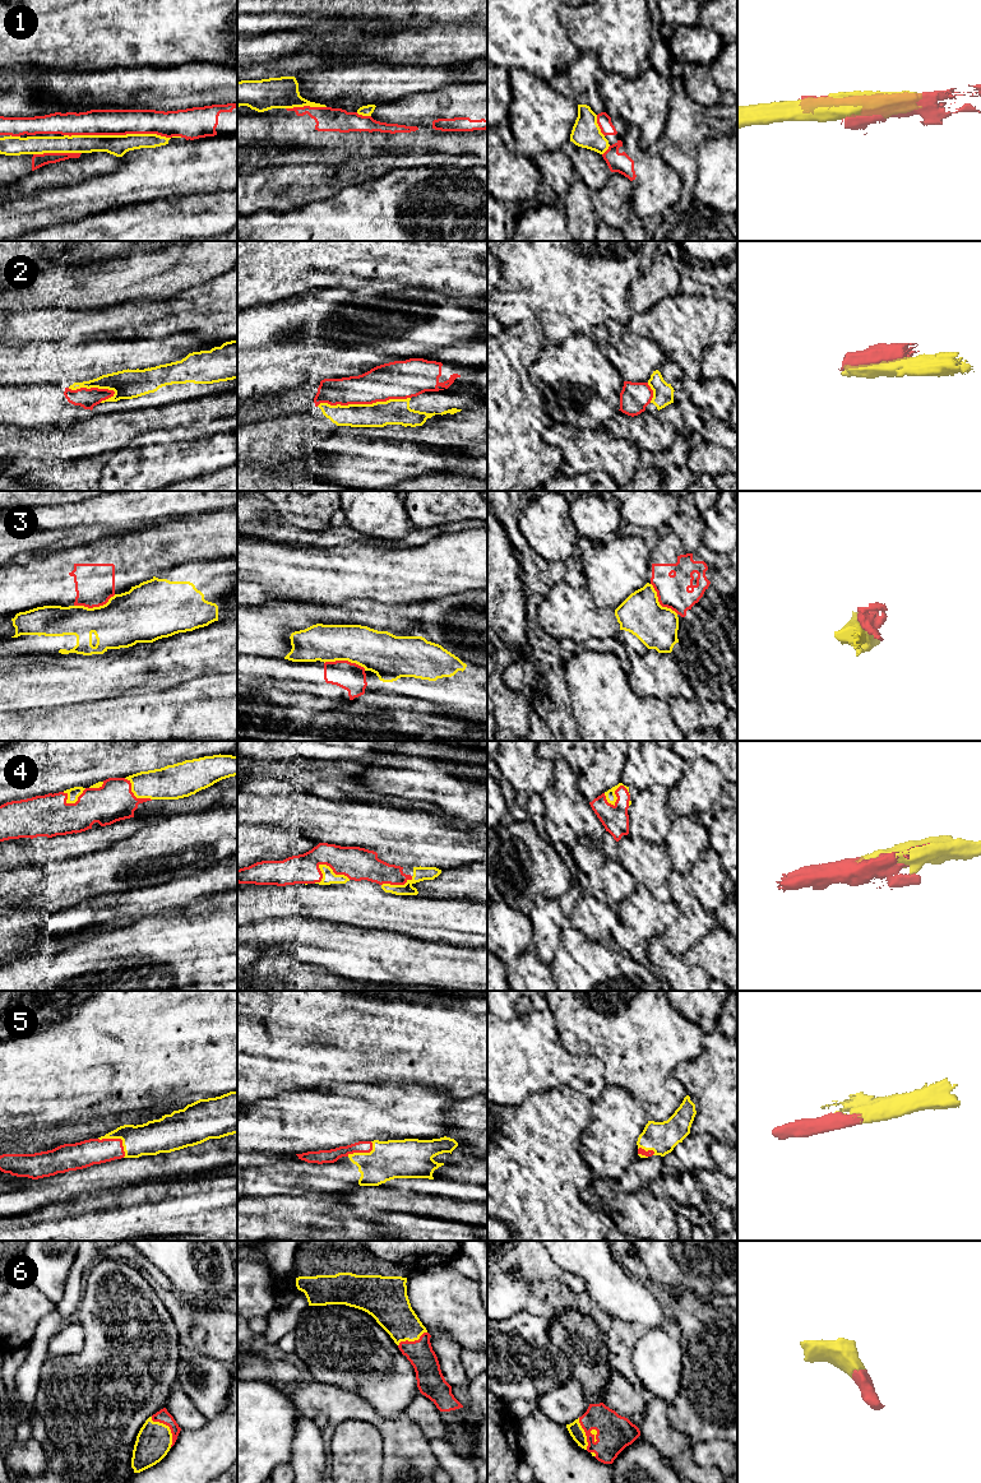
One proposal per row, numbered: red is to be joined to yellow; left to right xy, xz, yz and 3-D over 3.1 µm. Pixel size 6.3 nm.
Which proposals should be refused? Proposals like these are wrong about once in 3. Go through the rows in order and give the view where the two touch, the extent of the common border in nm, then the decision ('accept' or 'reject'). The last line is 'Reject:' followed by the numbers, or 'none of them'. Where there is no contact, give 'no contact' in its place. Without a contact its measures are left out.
1: contact in xy; length 750 nm; accept
2: contact in xz; length 600 nm; reject
3: contact in xy; length 280 nm; reject
4: contact in xz; length 240 nm; accept
5: contact in xy; length 200 nm; accept
6: contact in xy; length 240 nm; accept
Reject: 2, 3

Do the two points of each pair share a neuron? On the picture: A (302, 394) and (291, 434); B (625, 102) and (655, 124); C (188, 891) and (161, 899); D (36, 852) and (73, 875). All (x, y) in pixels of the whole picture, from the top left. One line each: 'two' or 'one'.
A: two
B: one
C: one
D: two

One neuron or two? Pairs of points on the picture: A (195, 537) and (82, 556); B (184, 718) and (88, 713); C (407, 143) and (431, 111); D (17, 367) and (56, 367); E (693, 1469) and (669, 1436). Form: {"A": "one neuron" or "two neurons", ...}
{"A": "one neuron", "B": "one neuron", "C": "two neurons", "D": "one neuron", "E": "one neuron"}

